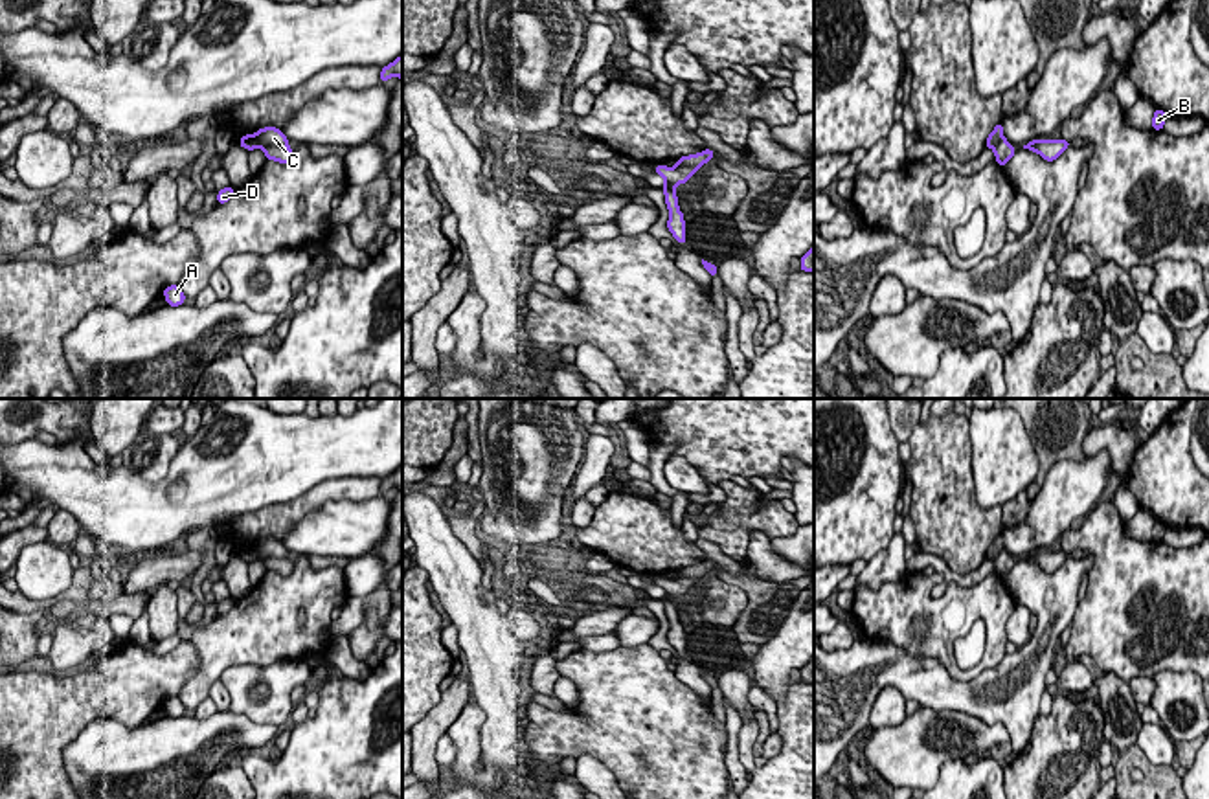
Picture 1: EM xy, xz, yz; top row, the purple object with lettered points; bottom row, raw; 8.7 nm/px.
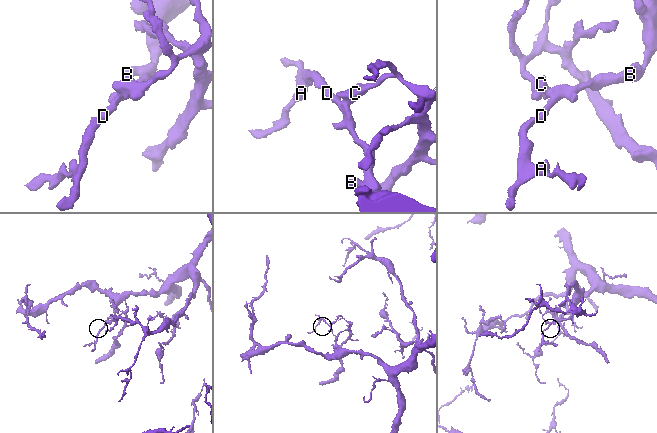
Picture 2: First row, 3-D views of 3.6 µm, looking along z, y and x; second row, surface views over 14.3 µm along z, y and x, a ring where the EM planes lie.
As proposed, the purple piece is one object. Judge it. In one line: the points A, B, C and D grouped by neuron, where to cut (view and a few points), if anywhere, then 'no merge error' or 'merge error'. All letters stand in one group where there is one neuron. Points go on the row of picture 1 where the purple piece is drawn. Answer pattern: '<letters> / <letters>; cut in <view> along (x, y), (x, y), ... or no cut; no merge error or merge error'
A B D / C; cut in xy along (254, 135), (261, 146), (287, 147); merge error

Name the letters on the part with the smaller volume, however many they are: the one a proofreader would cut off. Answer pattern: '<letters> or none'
C

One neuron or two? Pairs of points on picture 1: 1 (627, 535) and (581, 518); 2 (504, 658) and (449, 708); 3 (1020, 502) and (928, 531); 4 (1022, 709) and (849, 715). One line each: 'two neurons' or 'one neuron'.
1: two neurons
2: two neurons
3: two neurons
4: one neuron

